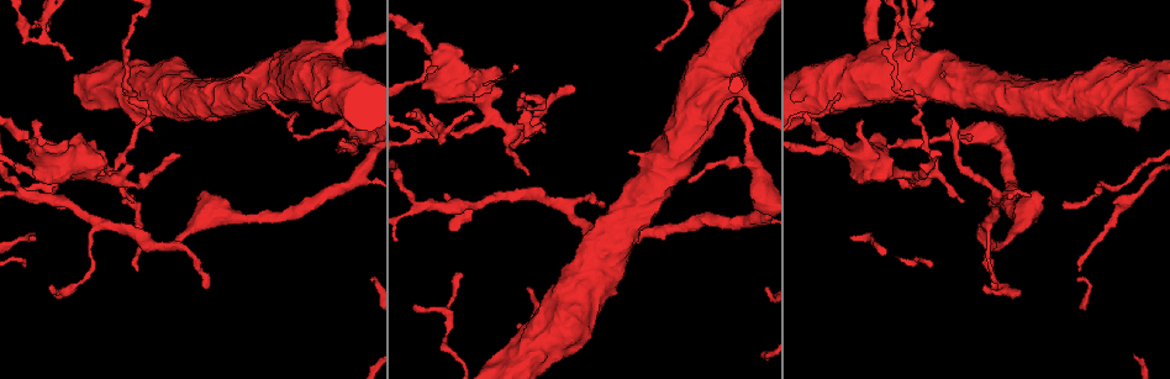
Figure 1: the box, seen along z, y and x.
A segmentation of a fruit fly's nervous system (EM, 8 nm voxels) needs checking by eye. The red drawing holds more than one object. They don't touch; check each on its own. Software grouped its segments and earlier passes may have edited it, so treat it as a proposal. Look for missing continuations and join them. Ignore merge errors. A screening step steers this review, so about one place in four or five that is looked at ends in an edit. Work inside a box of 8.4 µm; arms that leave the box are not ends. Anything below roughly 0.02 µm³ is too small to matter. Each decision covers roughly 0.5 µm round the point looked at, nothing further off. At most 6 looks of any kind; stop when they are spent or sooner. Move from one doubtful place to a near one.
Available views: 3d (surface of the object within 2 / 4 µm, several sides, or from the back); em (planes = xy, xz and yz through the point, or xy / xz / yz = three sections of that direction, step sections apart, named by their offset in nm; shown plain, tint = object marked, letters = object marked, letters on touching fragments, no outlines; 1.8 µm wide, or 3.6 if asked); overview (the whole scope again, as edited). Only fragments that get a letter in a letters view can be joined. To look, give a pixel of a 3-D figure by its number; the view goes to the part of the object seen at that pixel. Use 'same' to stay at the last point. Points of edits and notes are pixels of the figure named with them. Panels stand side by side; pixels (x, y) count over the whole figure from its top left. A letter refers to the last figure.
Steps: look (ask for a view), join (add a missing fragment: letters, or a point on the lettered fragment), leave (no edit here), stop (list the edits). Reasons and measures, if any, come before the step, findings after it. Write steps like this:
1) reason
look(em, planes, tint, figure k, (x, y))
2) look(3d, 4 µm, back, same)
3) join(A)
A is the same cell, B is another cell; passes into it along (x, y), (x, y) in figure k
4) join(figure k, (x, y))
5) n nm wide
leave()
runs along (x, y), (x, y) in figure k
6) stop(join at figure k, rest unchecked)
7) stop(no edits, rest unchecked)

look(3d, 2 µm, figure 1, (964, 201))

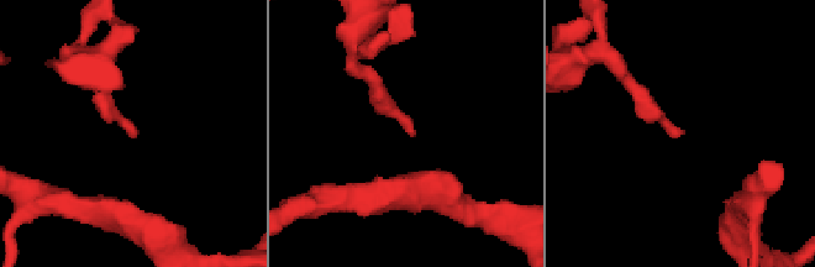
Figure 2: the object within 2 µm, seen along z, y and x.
need the tissue
look(em, planes, letters, figure 2, (682, 132))

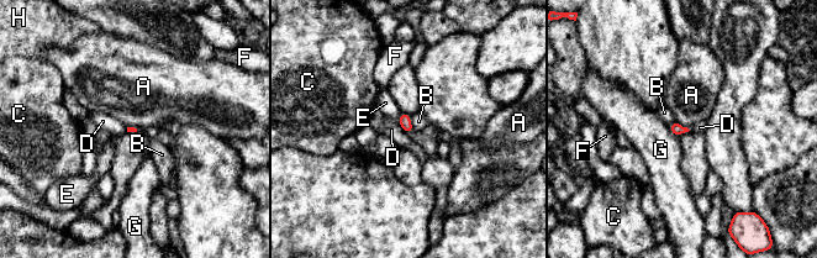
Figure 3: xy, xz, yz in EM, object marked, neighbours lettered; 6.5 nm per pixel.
leave()
A, B, C, D, E, F, G and H are other cells; border along (675, 121), (688, 128) in figure 3; no lettered fragment goes on from it

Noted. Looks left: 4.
look(em, xz, step 4, letters, figure 1, (50, 286))

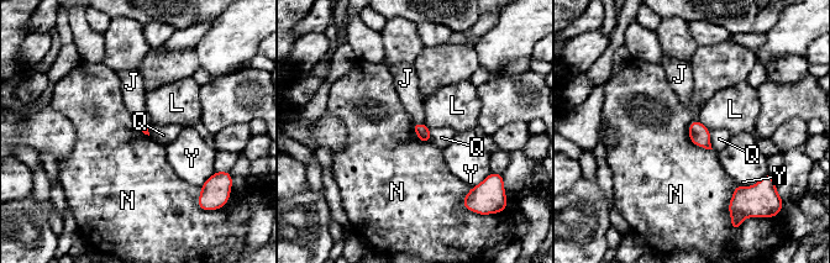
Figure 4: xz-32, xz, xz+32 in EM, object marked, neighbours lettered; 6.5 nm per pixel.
look(em, planes, letters, same)

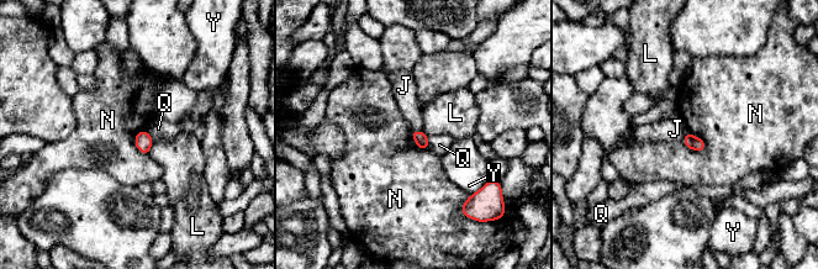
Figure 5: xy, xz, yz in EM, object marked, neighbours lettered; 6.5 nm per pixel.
N touches over 180 nm
leave()
J, L, N, Q and Y are other cells; border along (681, 140), (696, 151), (706, 147) in figure 5; no lettered fragment goes on from it

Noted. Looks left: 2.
an open end
look(em, 3.6 µm, xy, step 16, tint, figure 1, (34, 120))

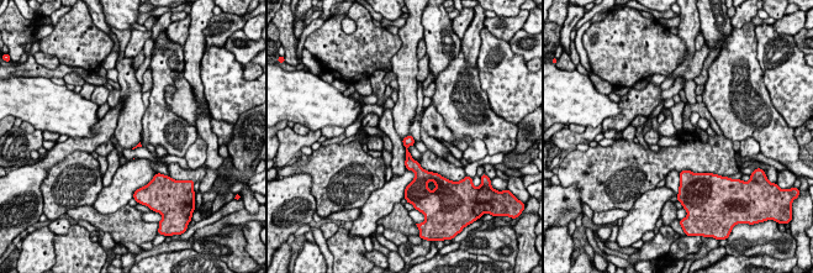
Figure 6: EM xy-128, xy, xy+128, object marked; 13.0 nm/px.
another direction
look(em, 3.6 µm, planes, letters, same)

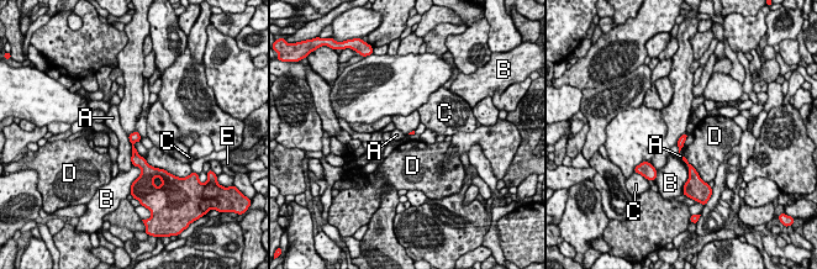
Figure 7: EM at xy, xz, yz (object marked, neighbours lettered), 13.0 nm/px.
join(D)
D is the same cell, A, B, C and E are other cells; it goes on there

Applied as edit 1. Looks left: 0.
stop(join at figure 7, rest unchecked)

